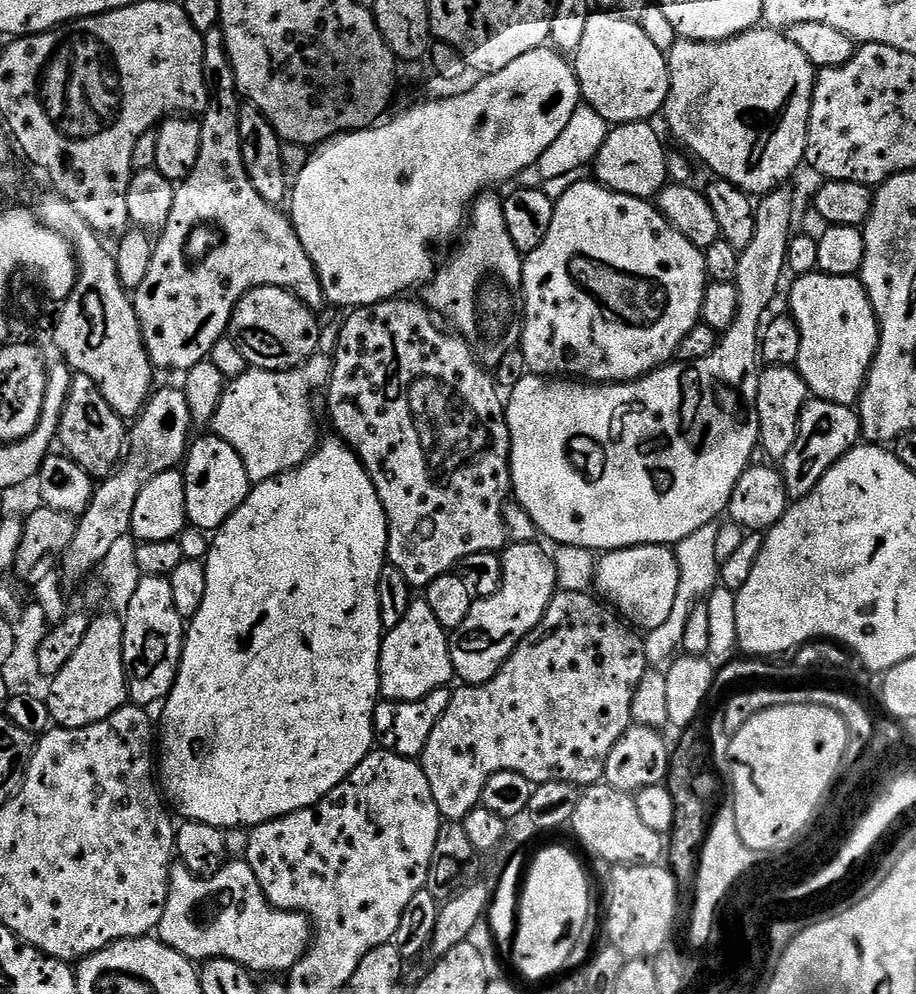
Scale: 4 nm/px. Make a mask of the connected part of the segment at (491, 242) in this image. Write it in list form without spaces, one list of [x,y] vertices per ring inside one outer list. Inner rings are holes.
[[[492,190],[481,192],[473,200],[466,217],[467,231],[463,233],[464,241],[457,246],[448,265],[445,268],[443,265],[422,288],[424,307],[439,317],[461,340],[465,340],[471,346],[473,356],[489,370],[496,370],[512,351],[517,351],[520,348],[520,339],[524,337],[524,256],[514,246],[514,238],[510,238],[504,202],[496,194]]]

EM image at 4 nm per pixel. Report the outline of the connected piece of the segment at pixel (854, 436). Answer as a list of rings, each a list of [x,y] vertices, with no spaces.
[[[809,399],[800,415],[798,438],[782,462],[782,471],[789,501],[806,498],[822,482],[826,470],[842,459],[850,449],[861,443],[860,414],[855,407],[835,404],[829,400]]]

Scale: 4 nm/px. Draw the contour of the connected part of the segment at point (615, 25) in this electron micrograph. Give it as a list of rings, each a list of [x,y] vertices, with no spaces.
[[[589,11],[582,46],[574,53],[576,77],[583,103],[590,105],[609,125],[639,124],[659,117],[668,97],[670,74],[665,52],[650,42],[639,19],[623,12]]]

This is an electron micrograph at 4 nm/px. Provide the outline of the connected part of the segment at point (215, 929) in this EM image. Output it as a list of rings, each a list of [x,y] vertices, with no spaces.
[[[232,858],[213,876],[195,876],[188,868],[173,867],[172,877],[168,883],[168,901],[160,919],[158,938],[163,944],[178,950],[178,954],[193,962],[229,960],[238,962],[253,974],[261,974],[260,972],[287,974],[307,954],[314,933],[312,921],[303,912],[287,912],[274,907],[268,901],[262,886],[258,886],[258,878],[254,878],[254,870],[247,859]]]

